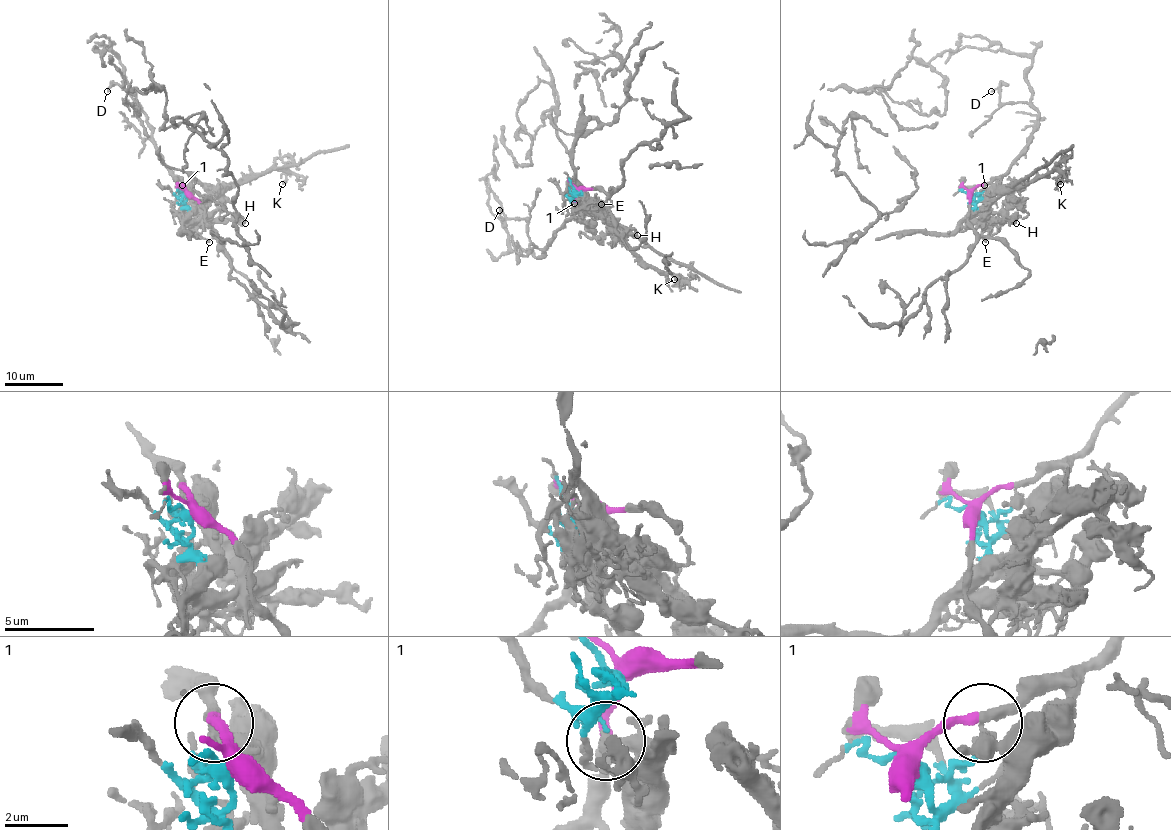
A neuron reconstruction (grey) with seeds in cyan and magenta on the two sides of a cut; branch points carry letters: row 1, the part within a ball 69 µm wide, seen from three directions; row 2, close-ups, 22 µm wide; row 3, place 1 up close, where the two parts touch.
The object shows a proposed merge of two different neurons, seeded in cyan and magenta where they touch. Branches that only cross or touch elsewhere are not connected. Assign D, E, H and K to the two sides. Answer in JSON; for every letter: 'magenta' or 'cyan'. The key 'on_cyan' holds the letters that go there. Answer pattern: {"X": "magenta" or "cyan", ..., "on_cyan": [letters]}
{"D": "magenta", "E": "cyan", "H": "cyan", "K": "cyan", "on_cyan": ["E", "H", "K"]}

